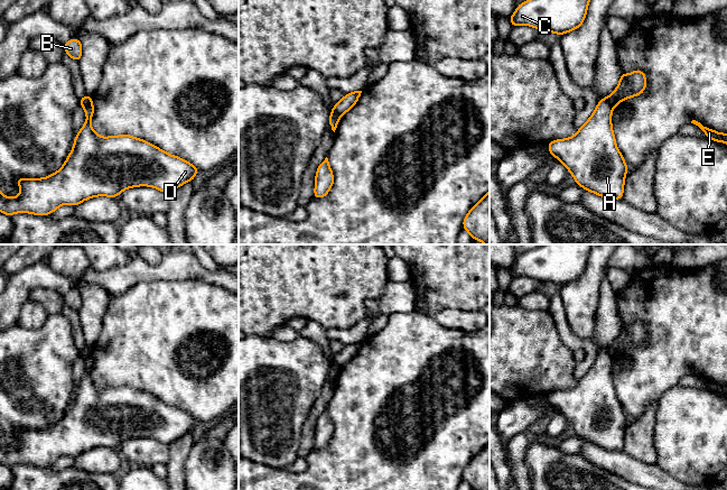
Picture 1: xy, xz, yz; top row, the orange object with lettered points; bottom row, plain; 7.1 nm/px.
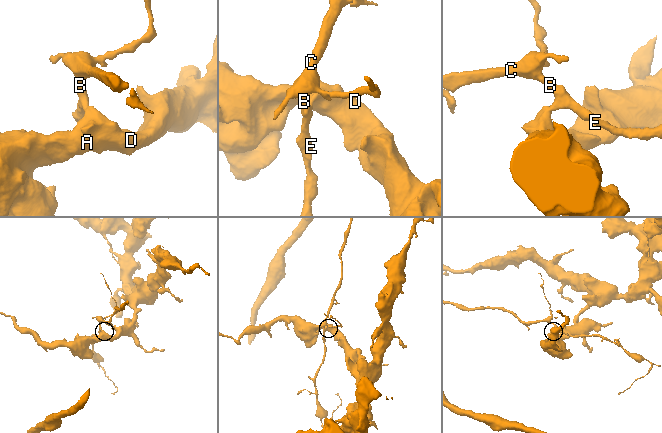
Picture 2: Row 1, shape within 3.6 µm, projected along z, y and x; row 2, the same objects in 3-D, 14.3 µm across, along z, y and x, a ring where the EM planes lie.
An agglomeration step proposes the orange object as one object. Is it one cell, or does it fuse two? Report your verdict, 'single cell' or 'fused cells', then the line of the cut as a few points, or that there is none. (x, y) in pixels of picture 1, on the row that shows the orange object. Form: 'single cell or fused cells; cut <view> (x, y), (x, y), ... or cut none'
fused cells; cut yz (606, 98), (613, 108)

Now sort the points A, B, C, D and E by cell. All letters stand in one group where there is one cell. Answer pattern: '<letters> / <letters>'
A D / B C E

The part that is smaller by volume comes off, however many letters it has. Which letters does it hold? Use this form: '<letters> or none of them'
B, C, E

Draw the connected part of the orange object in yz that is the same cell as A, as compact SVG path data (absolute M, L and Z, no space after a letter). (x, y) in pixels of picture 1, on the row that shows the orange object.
M607 98L600 99L575 136L553 140L547 147L585 191L608 200L622 200L628 168L615 142L613 109Z

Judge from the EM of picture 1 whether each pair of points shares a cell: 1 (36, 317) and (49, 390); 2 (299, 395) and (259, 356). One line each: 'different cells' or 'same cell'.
1: different cells
2: same cell

